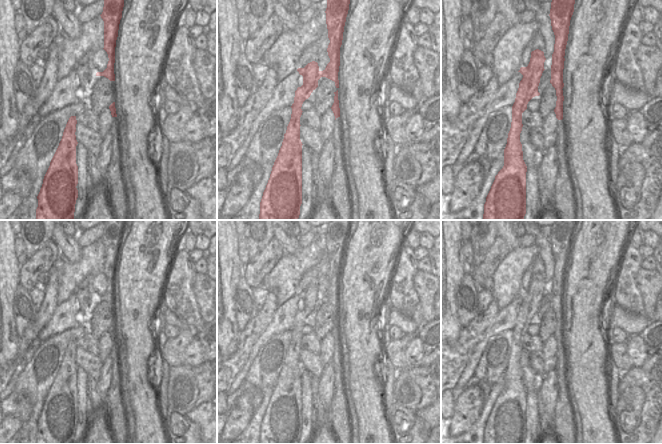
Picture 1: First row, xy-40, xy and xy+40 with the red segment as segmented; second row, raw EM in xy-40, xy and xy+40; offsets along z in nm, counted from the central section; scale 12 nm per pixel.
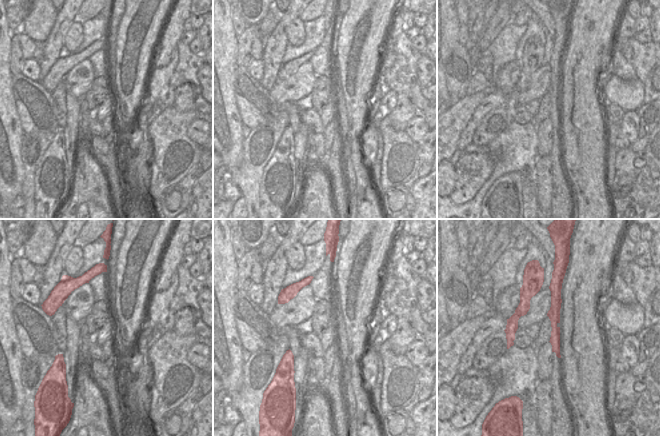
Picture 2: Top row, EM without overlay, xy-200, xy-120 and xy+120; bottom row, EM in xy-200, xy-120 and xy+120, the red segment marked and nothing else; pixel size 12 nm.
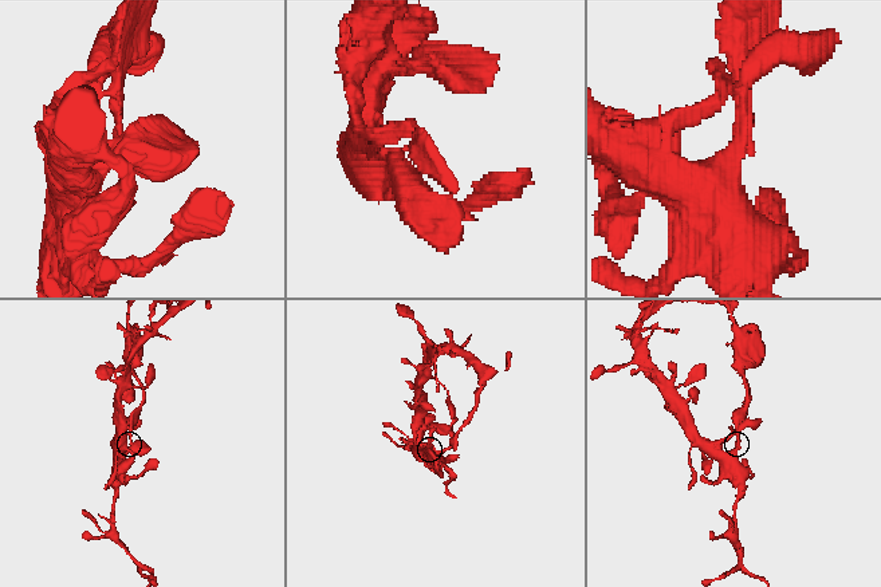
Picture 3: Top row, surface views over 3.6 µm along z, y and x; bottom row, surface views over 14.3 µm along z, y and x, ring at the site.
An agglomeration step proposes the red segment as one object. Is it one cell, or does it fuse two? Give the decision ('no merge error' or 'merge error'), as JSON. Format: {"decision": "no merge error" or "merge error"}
{"decision": "merge error"}

